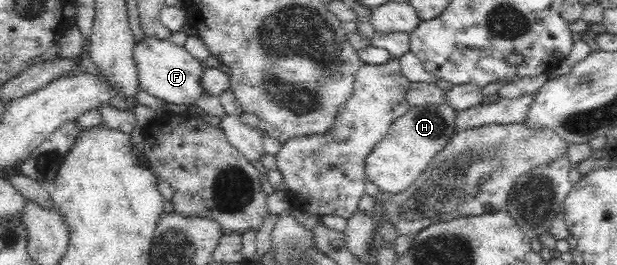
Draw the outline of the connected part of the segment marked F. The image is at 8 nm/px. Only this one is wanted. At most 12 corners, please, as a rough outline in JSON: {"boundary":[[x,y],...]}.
{"boundary":[[144,34],[133,60],[139,87],[190,106],[204,92],[201,61]]}

